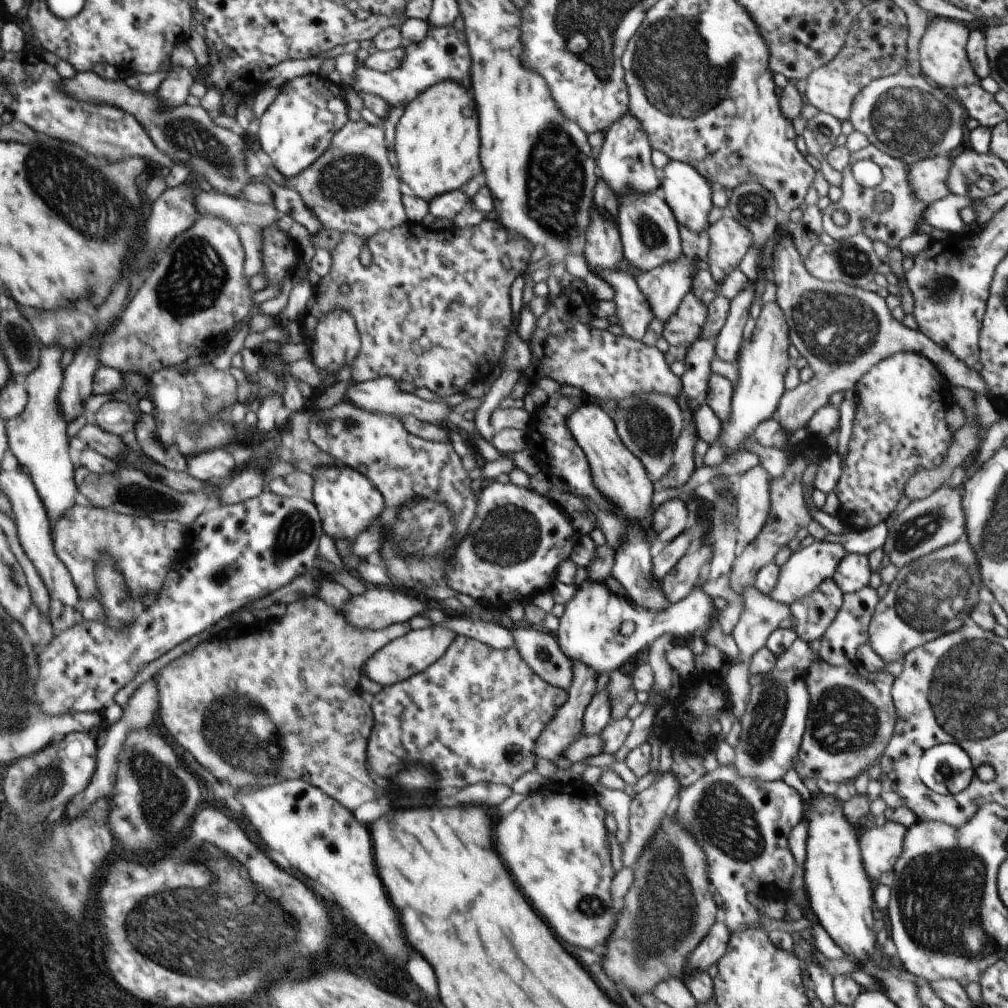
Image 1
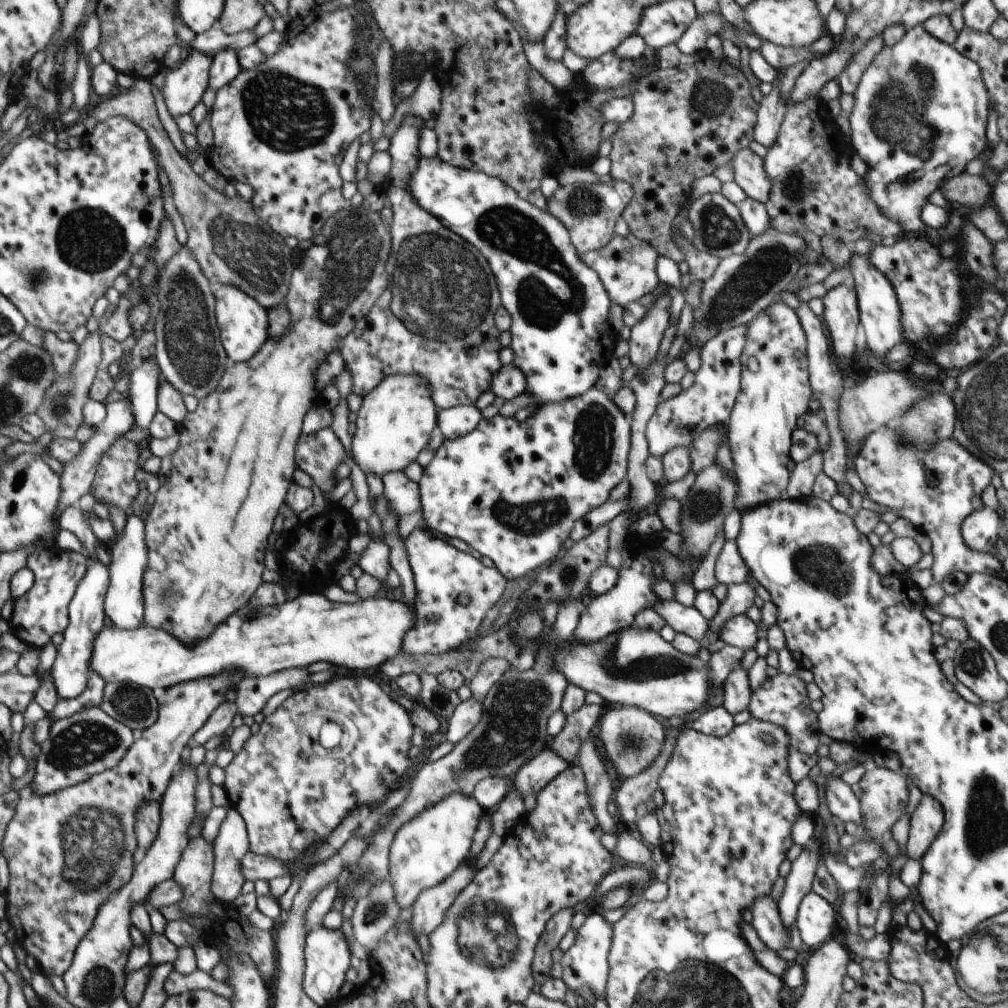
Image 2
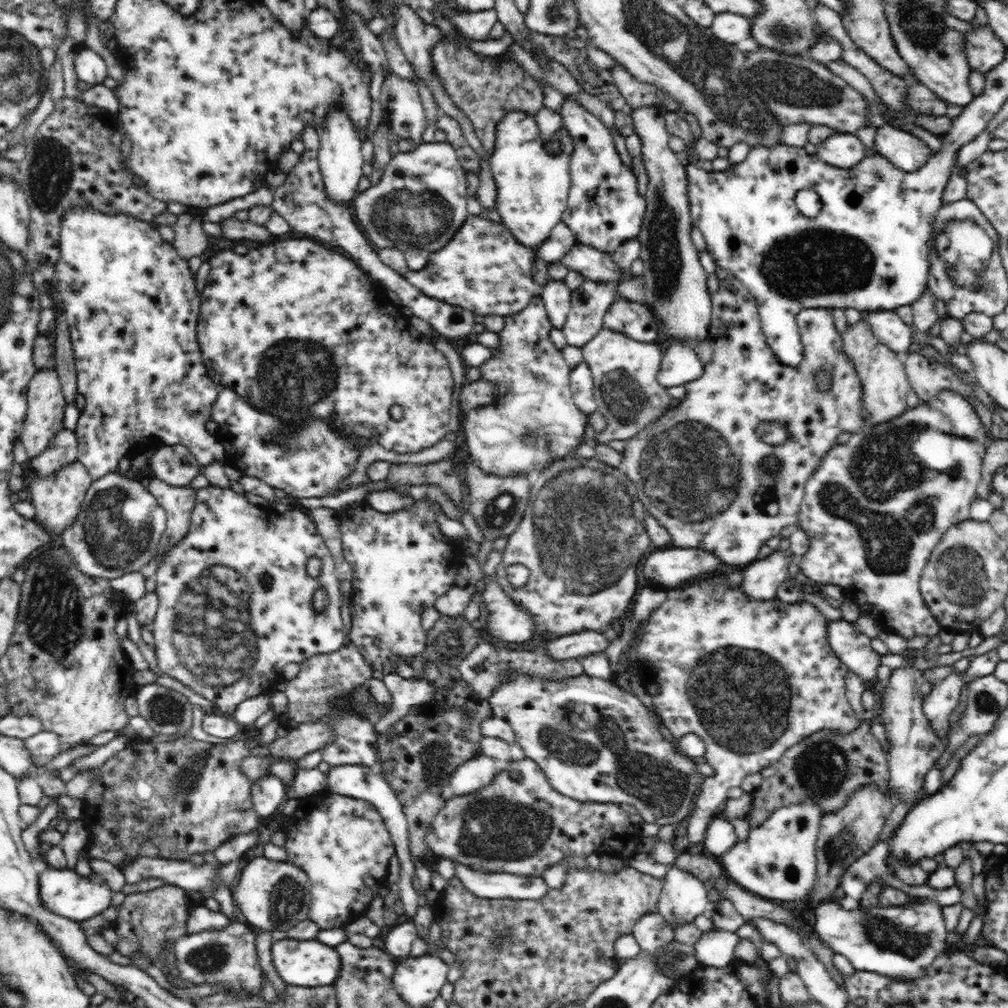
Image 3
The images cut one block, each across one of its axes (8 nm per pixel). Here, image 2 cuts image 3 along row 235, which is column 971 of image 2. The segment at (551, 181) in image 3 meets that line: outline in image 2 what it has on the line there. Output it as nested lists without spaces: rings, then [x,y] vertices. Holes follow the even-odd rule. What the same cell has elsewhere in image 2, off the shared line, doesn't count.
[[[986,506],[974,510],[962,524],[960,534],[964,544],[976,552],[995,554],[998,534],[1000,534],[1000,516],[993,508]]]

